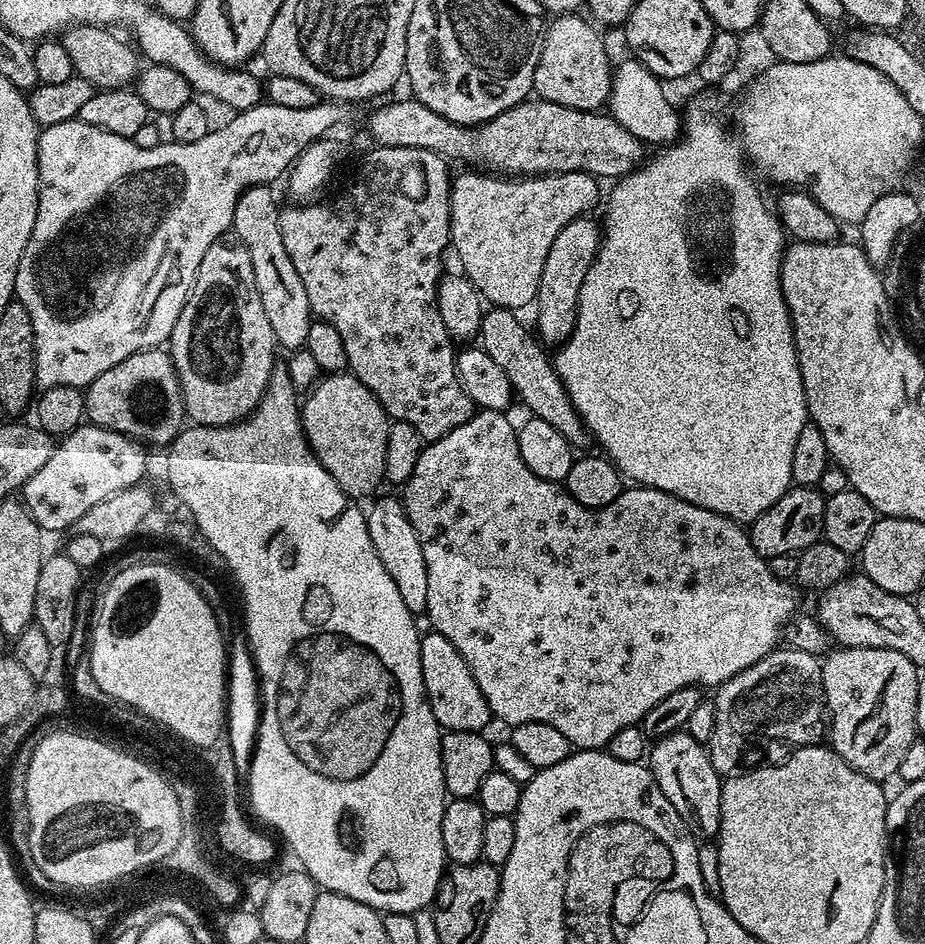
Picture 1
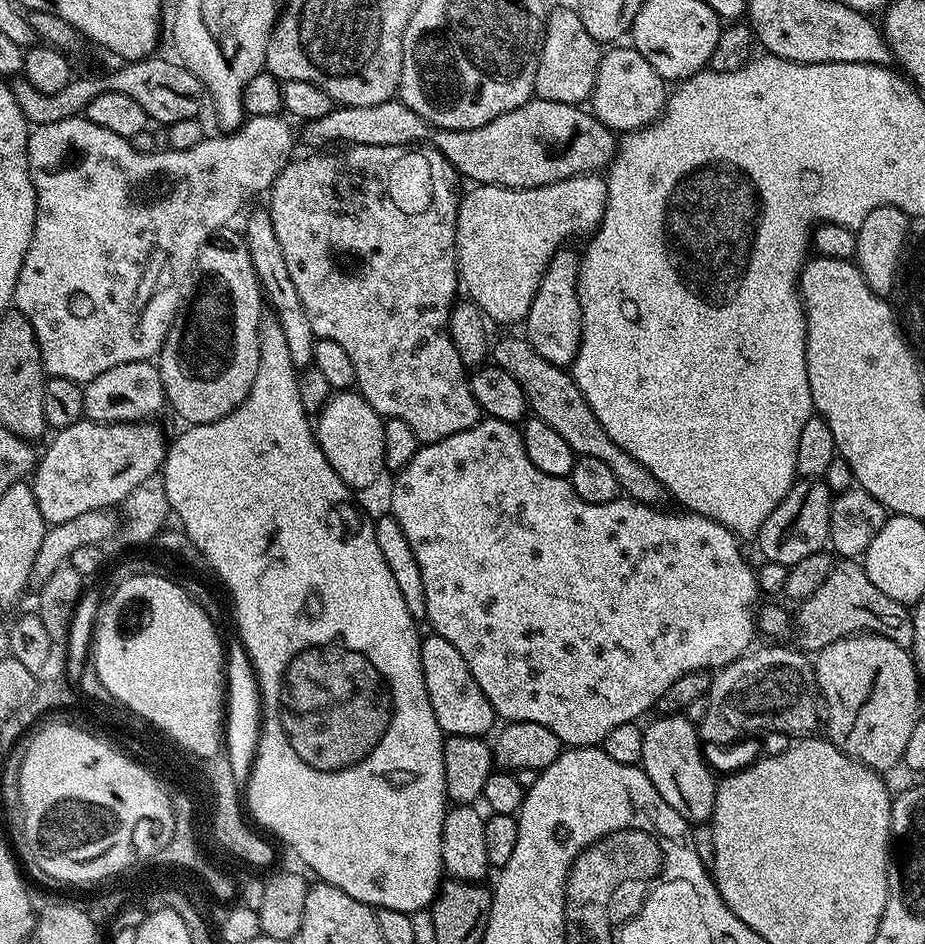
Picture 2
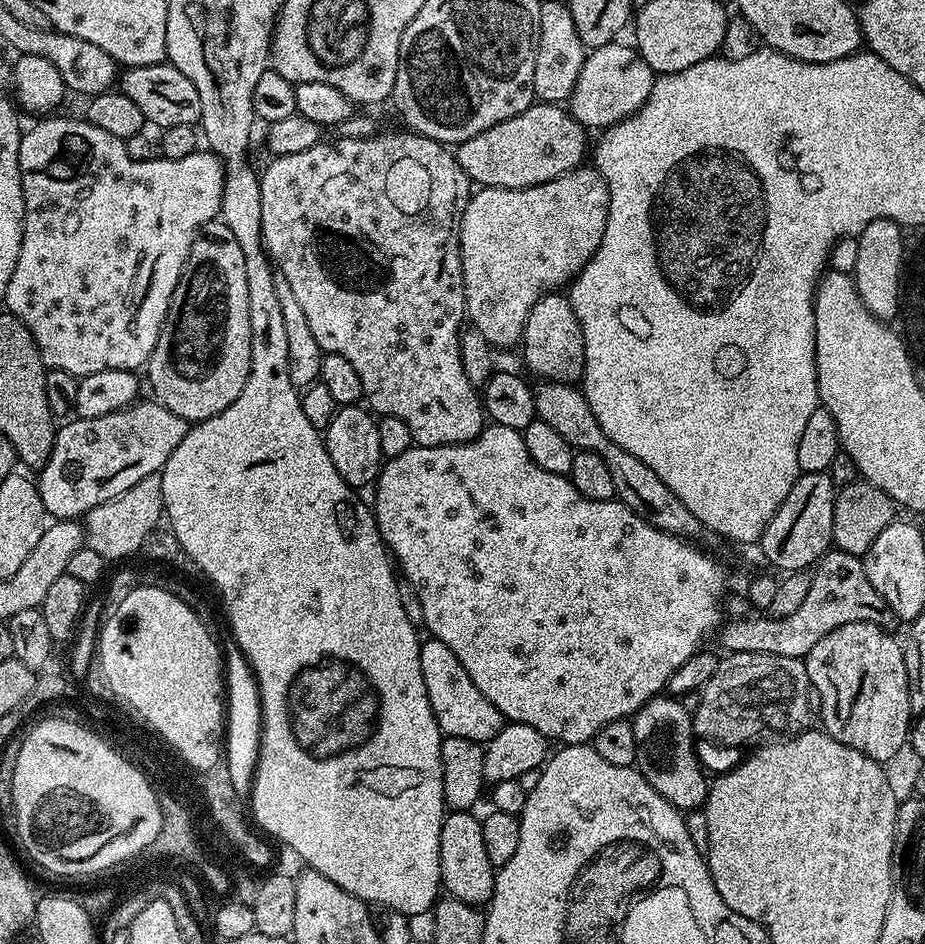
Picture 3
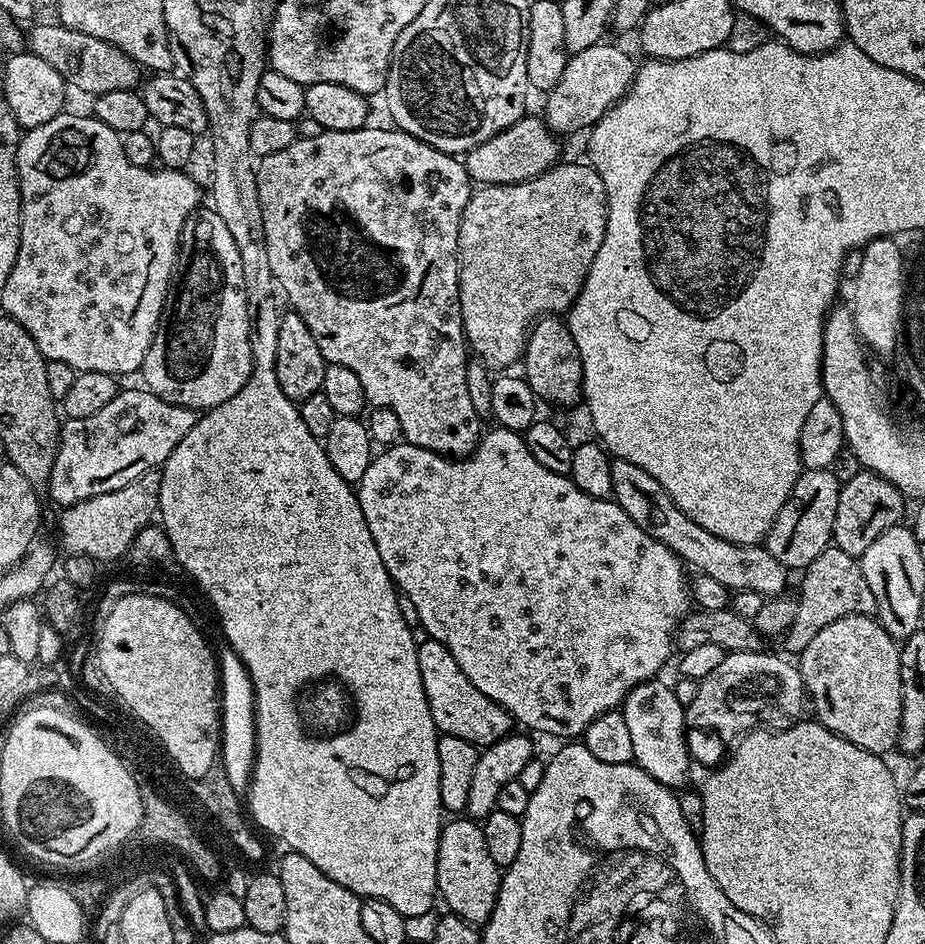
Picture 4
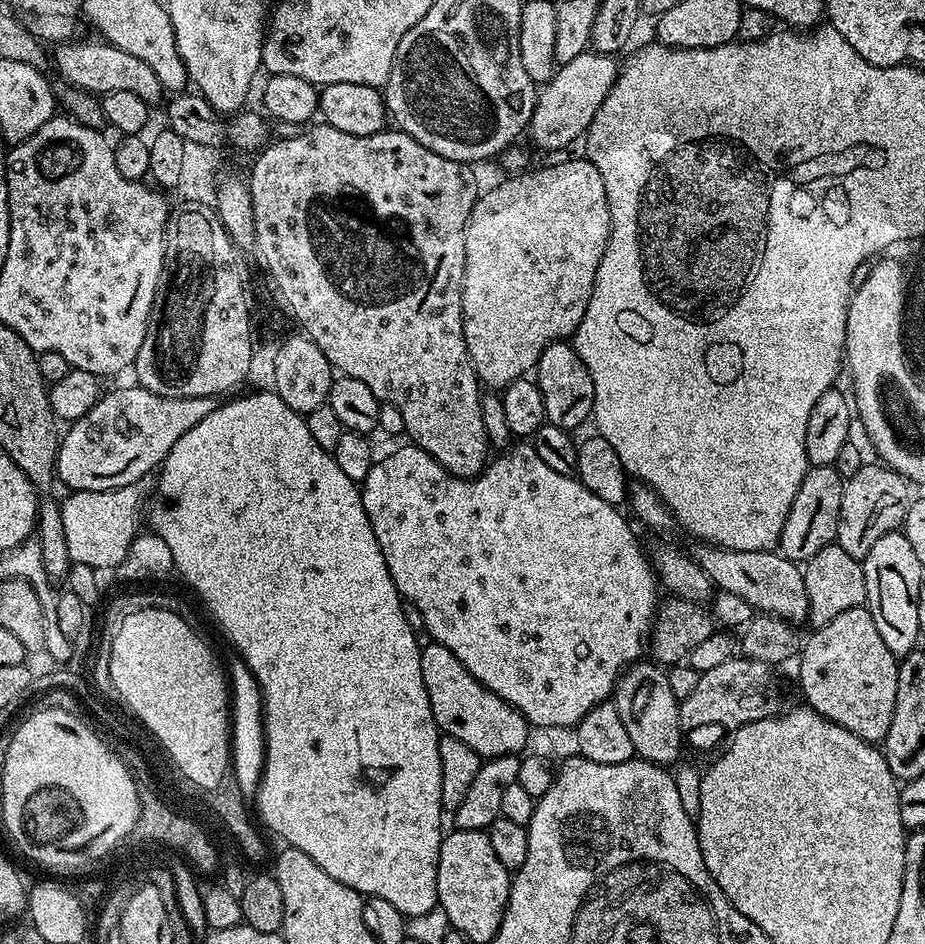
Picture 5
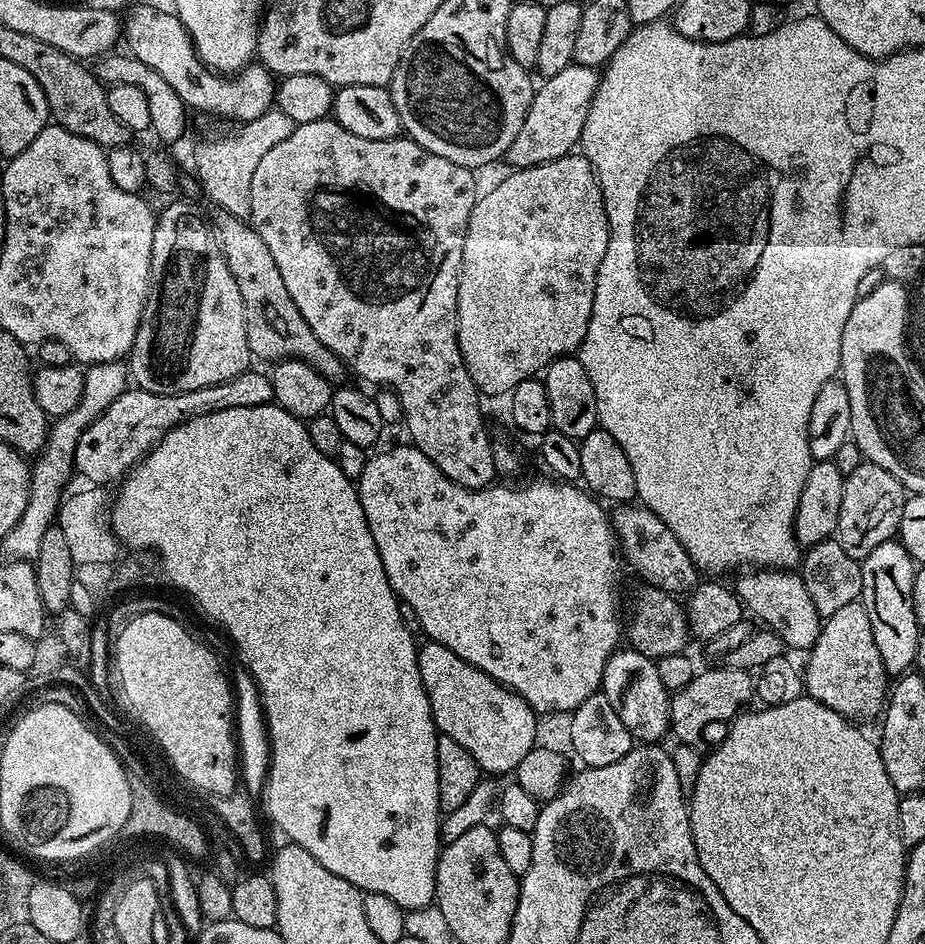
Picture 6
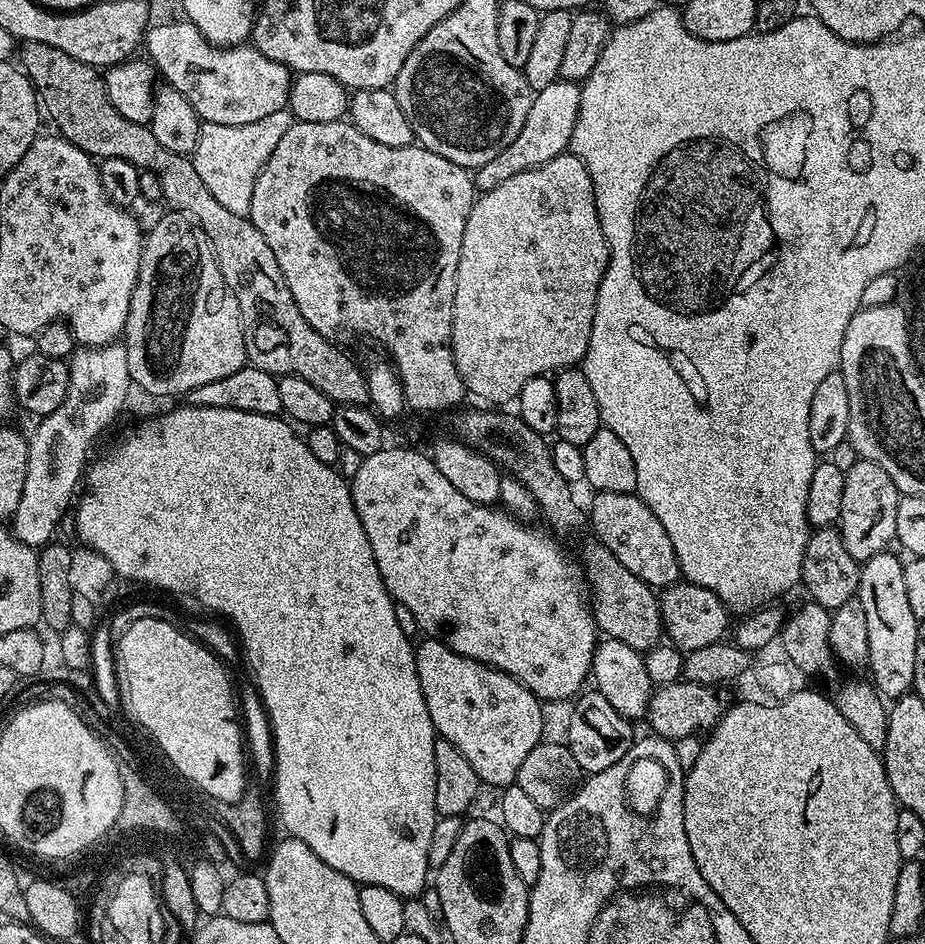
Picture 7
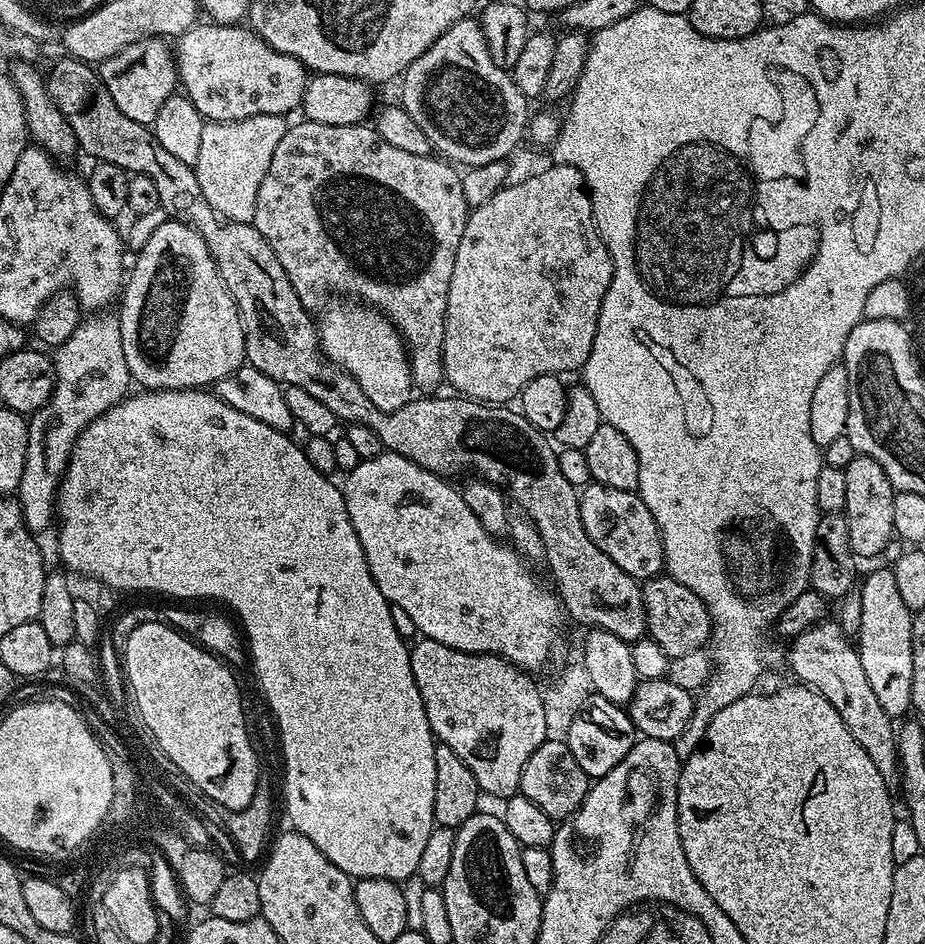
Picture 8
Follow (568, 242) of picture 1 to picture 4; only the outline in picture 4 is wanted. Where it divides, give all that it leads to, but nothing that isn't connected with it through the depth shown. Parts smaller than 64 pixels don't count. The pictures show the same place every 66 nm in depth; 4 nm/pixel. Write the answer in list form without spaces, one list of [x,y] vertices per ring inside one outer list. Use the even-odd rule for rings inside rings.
[[[559,315],[542,316],[533,323],[526,336],[523,371],[534,394],[544,403],[557,404],[560,408],[572,408],[584,398],[584,363],[578,350],[578,342]]]

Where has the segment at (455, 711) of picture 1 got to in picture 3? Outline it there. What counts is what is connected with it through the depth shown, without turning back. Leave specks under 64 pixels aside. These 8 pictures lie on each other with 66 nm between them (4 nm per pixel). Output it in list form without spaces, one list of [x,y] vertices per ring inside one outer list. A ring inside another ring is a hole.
[[[428,638],[421,643],[420,661],[422,662],[422,682],[426,682],[426,694],[430,698],[430,710],[438,722],[444,736],[457,736],[487,742],[493,740],[506,721],[502,713],[474,686],[470,674],[454,658],[454,650],[446,646],[446,642],[435,638]]]

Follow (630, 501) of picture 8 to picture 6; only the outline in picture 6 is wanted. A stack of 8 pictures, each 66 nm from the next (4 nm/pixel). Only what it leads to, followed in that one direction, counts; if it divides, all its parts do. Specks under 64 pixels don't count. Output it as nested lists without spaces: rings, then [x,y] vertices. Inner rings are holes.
[[[641,504],[619,505],[613,509],[610,519],[625,563],[629,563],[644,579],[641,581],[649,587],[666,590],[678,596],[681,595],[680,592],[691,591],[699,583],[699,569],[685,547],[675,538],[674,532],[649,508]]]

